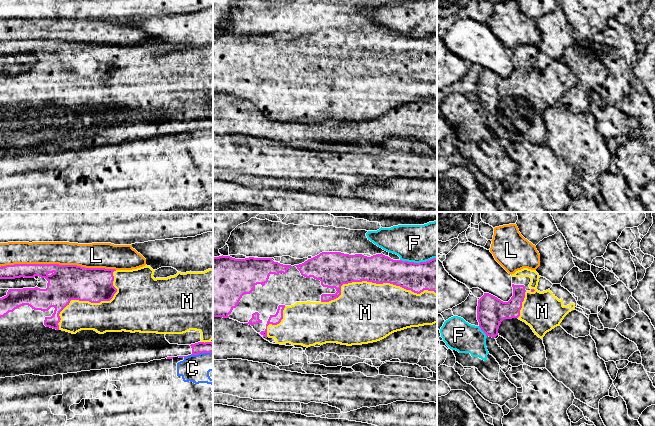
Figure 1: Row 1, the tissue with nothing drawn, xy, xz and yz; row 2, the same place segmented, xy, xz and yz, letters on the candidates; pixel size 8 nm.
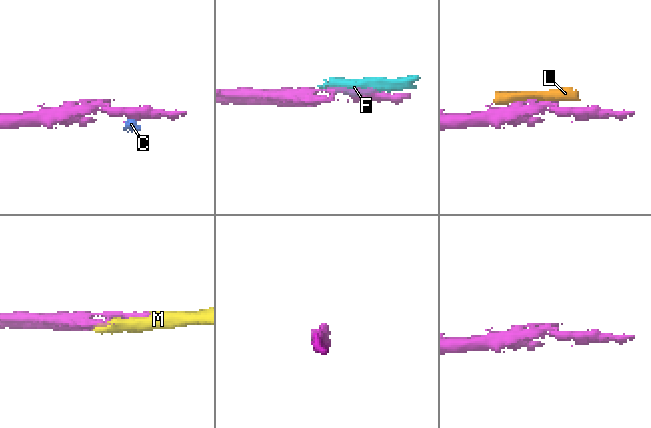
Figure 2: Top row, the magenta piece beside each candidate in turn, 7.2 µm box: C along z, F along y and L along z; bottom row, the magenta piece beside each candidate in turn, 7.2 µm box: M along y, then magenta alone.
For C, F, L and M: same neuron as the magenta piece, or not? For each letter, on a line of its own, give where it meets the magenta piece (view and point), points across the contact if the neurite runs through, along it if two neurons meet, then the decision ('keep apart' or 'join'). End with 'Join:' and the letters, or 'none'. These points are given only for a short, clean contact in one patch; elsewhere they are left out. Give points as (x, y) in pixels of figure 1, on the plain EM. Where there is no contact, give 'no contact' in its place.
C: meets magenta in xy at (198, 129); border along xy (212, 128), (200, 128), (184, 133); keep apart
F: meets magenta in xz at (418, 39); keep apart
L: meets magenta in xy at (58, 40); keep apart
M: meets magenta in xz at (375, 58); join
Join: M

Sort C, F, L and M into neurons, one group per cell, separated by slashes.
C / F / L / M

